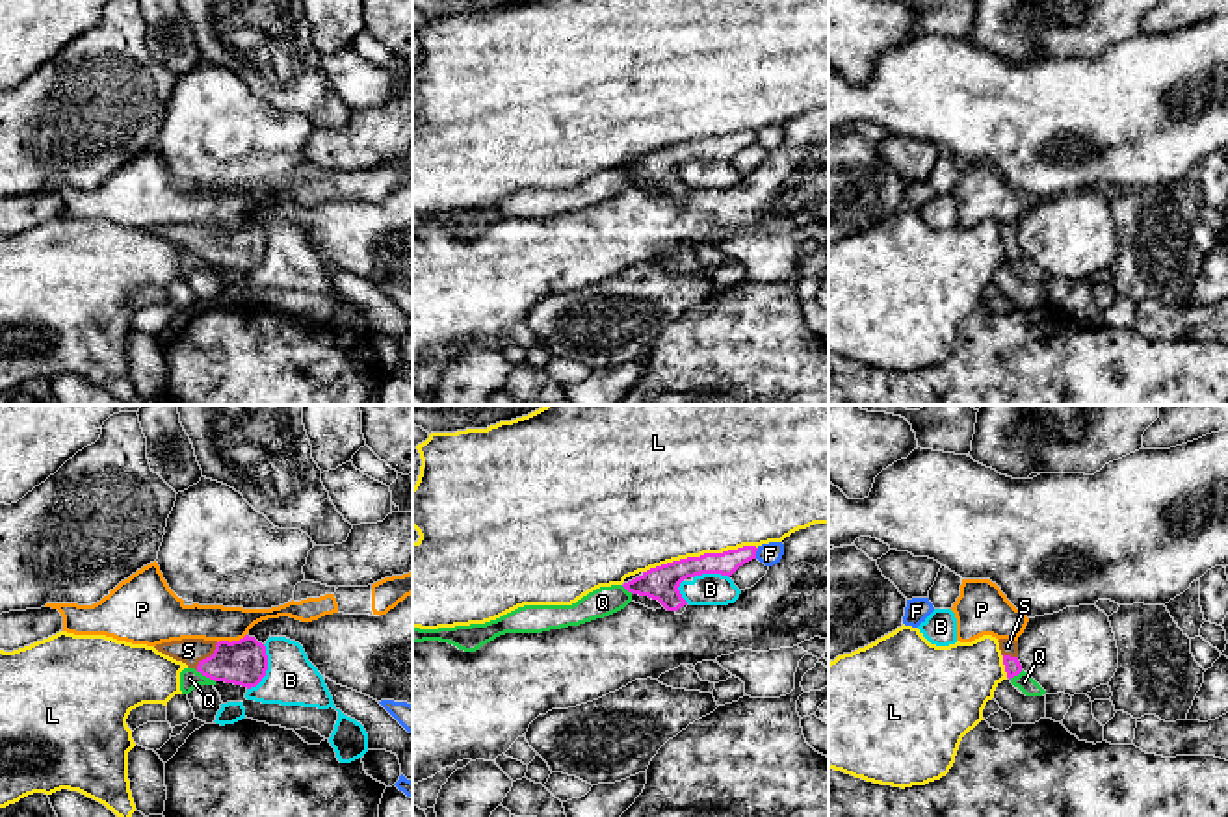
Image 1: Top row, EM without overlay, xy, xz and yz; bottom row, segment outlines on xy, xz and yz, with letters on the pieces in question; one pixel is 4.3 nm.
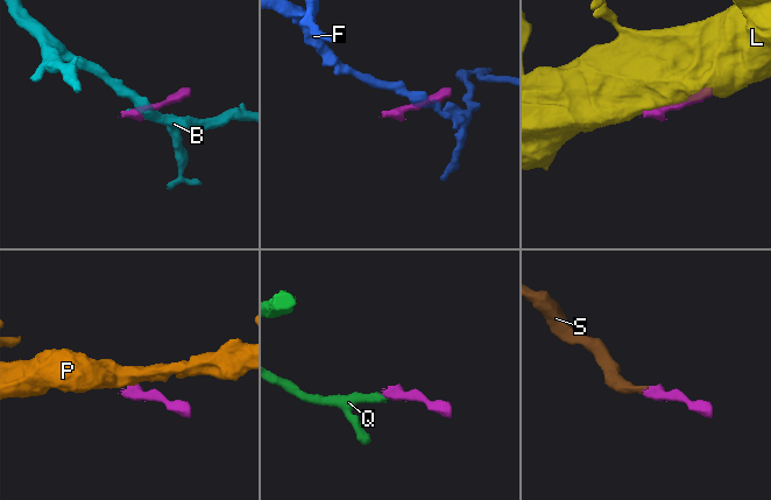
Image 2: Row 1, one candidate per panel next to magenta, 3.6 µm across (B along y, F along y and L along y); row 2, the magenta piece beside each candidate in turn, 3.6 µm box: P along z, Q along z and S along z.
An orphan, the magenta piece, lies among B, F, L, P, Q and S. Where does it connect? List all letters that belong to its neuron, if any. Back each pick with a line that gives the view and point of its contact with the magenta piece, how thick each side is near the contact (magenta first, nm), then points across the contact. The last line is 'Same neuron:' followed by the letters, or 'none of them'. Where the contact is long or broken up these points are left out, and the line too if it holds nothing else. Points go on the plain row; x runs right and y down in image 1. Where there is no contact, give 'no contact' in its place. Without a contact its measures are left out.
S: contact xy (207, 242); calibres 200 and 110 nm; way xy (244, 246), (207, 242), (188, 234)
Same neuron: S

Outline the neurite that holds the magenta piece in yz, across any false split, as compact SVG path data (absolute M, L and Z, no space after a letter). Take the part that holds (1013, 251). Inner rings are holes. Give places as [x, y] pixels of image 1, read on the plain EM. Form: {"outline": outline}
{"outline": "M999 223L999 234L1003 238L1003 249L1007 262L1014 262L1022 256L1022 249L1018 245L1018 225L1012 223Z"}

